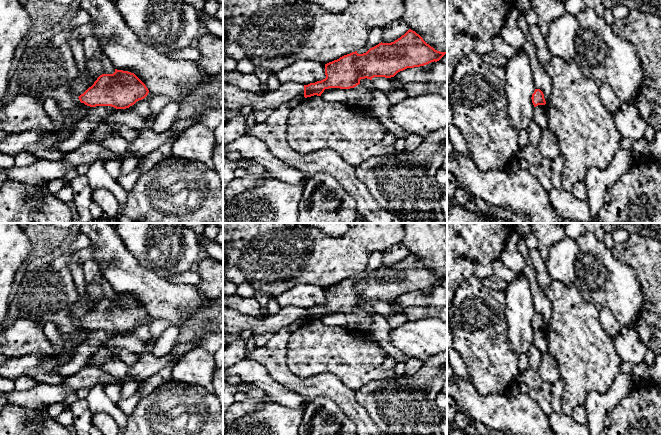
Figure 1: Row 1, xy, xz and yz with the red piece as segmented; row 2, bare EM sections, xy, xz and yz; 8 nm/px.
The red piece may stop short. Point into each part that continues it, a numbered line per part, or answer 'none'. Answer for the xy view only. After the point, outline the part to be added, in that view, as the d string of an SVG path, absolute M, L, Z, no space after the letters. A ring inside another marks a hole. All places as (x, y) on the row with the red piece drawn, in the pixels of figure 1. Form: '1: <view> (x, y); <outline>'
none

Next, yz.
none

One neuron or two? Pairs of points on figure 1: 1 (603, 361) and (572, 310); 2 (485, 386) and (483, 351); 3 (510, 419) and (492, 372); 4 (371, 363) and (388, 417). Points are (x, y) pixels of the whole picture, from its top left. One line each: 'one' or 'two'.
1: one
2: one
3: two
4: two

